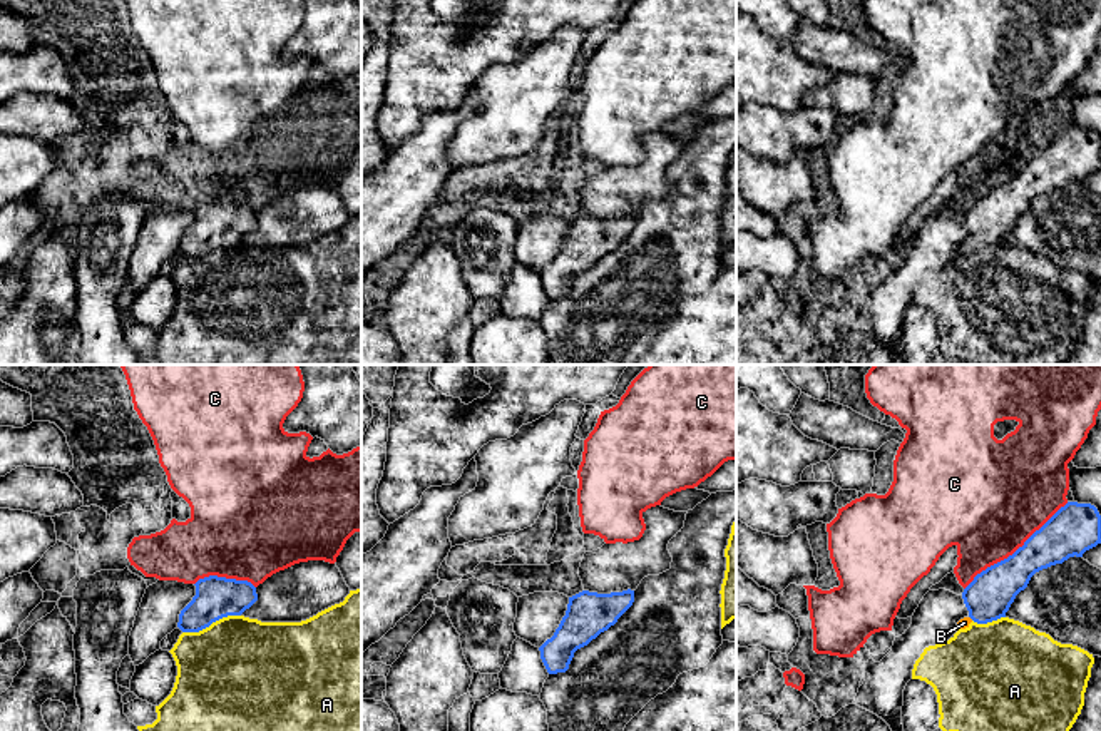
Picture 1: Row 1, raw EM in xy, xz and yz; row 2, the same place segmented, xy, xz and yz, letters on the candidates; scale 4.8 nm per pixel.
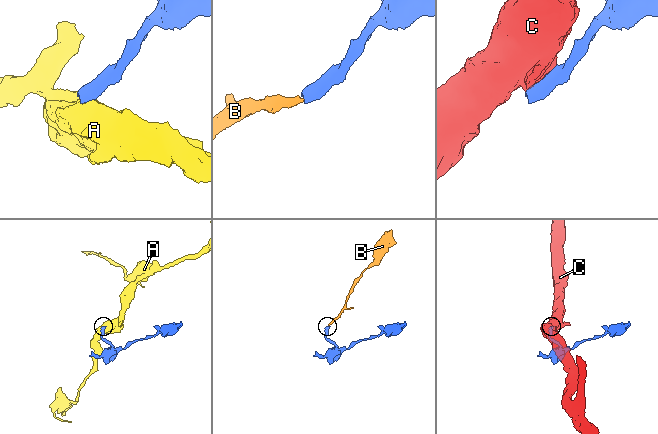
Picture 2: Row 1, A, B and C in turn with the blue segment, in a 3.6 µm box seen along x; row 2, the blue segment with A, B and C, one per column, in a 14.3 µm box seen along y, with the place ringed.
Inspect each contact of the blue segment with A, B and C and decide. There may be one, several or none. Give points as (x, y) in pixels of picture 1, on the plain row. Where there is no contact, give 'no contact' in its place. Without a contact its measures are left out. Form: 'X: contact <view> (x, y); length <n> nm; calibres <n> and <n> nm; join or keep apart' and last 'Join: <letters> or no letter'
A: contact xy (211, 248); length 300 nm; calibres 200 and 480 nm; keep apart
B: contact yz (971, 243); length 30 nm; calibres 220 and 50 nm; join
C: contact yz (1016, 176); length 650 nm; calibres 220 and 480 nm; keep apart
Join: B

